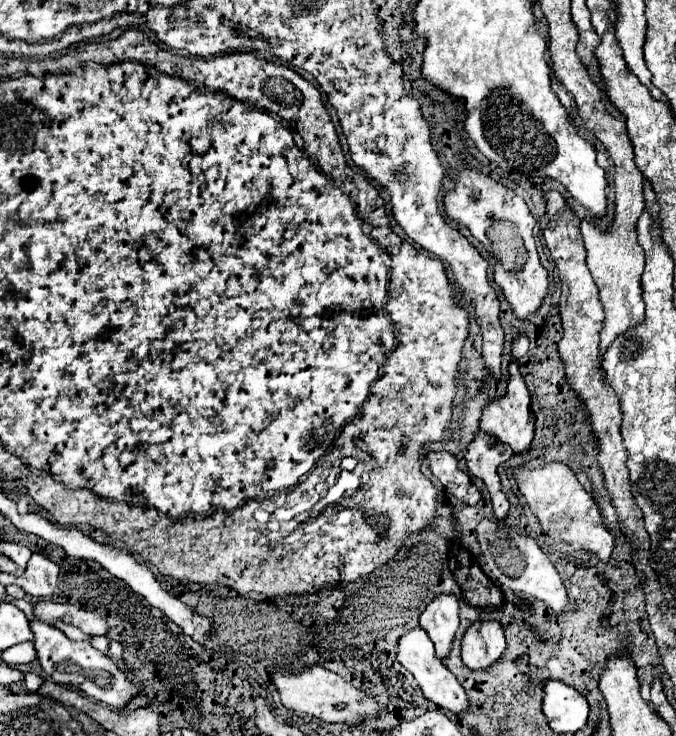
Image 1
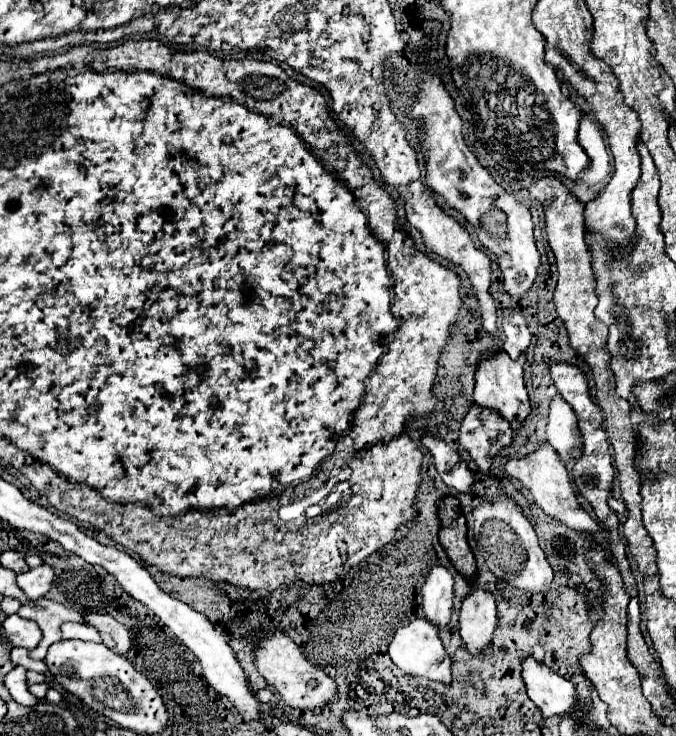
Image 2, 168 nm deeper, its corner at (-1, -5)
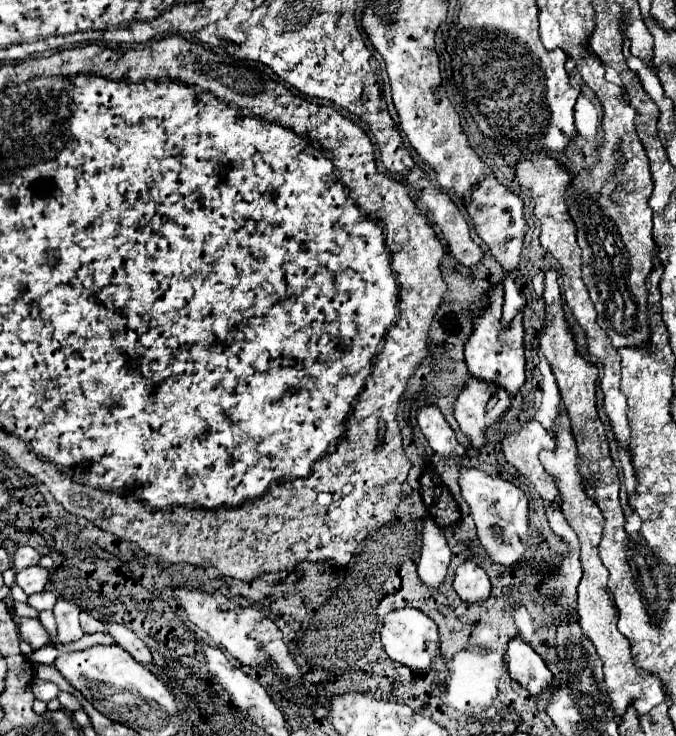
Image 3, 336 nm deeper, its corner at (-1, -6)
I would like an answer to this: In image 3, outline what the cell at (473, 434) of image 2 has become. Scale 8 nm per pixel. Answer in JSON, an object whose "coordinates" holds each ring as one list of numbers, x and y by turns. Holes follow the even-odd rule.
{"coordinates":[[468,374,462,392,454,404,454,416,474,448,484,446,484,430,510,408,508,392,494,384]]}

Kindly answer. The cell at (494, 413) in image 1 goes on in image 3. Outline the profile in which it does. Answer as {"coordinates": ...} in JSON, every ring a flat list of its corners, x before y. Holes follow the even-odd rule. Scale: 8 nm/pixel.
{"coordinates":[[496,286,486,292,486,308,478,318,474,318,472,336,468,338,464,346,464,356,470,374,476,374,476,378,494,380,508,390,508,394,518,394,518,390,524,384,524,330,522,330,522,312,514,316,514,320,504,326,502,324,502,286]]}

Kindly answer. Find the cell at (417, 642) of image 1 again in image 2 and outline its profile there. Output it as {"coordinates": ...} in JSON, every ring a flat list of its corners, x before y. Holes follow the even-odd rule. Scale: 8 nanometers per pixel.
{"coordinates":[[416,619,410,625,404,625,396,631,392,643,388,645,388,655,392,661,408,675,412,677,426,677,430,681,440,681,444,685,450,685,450,657,442,647,442,641,438,637,438,631,432,629,432,625,426,619]]}

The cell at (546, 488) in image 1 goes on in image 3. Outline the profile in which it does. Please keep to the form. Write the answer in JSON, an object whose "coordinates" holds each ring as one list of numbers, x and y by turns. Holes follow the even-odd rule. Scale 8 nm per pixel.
{"coordinates":[[526,420,520,430,502,438,502,452,506,460,534,484,542,500,548,504,558,502,558,486,556,480,544,470,538,454,542,448,552,446,556,446,554,436,536,420]]}

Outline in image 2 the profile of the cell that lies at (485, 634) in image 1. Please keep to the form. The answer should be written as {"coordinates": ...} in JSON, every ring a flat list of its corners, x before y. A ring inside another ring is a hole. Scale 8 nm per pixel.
{"coordinates":[[474,589,460,609,460,637,470,655,482,655,498,627,494,597,484,589]]}

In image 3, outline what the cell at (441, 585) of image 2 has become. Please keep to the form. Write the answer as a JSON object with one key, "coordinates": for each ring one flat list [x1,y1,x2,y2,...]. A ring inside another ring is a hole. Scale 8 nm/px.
{"coordinates":[[424,516,422,518,422,550,418,560,418,576,428,586,440,586,448,572,450,562,450,548,446,544,446,536,442,534,440,526,434,518]]}

